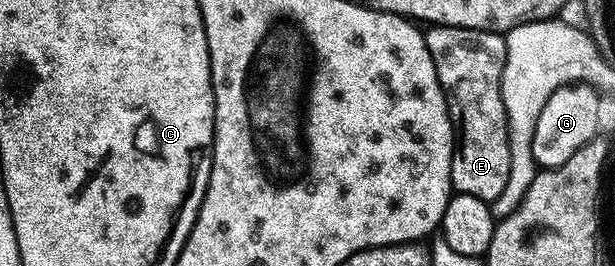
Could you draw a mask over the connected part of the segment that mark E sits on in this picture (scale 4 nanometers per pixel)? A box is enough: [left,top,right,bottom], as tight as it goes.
[448,27,510,204]

